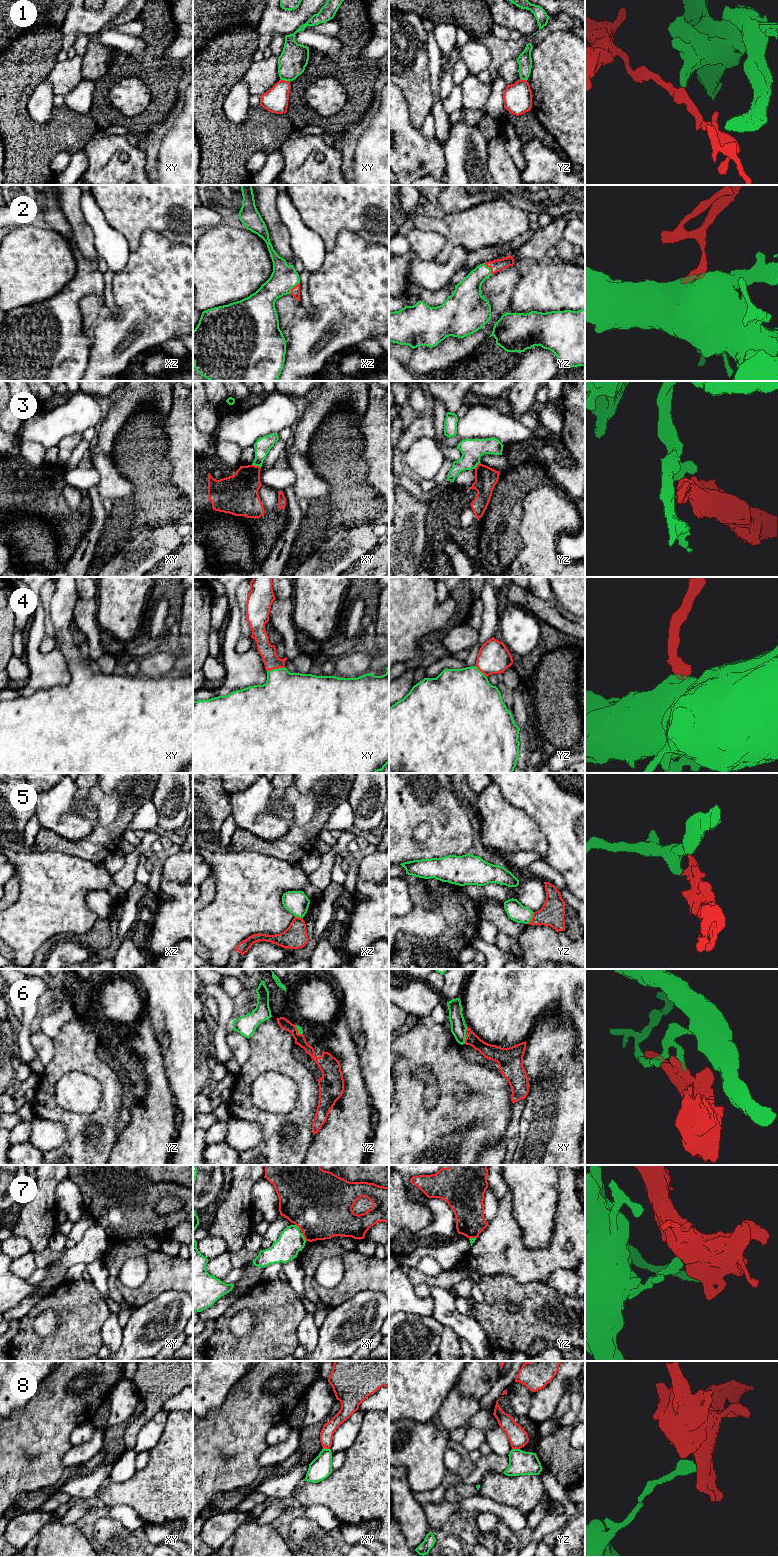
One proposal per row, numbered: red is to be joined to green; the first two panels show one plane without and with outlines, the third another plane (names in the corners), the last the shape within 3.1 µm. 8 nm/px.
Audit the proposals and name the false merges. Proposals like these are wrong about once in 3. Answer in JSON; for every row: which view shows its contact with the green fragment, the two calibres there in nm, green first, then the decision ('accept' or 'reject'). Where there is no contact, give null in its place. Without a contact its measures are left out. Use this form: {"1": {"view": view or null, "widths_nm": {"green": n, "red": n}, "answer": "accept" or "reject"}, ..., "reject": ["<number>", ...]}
{"1": {"view": "xy", "widths_nm": {"green": 220, "red": 200}, "answer": "reject"}, "2": {"view": "yz", "widths_nm": {"green": 200, "red": 100}, "answer": "accept"}, "3": {"view": "xy", "widths_nm": {"green": 140, "red": 280}, "answer": "reject"}, "4": {"view": "xy", "widths_nm": {"green": 420, "red": 130}, "answer": "accept"}, "5": {"view": "yz", "widths_nm": {"green": 150, "red": 190}, "answer": "reject"}, "6": {"view": "xy", "widths_nm": {"green": 130, "red": 120}, "answer": "reject"}, "7": {"view": "xy", "widths_nm": {"green": 200, "red": 440}, "answer": "reject"}, "8": {"view": "yz", "widths_nm": {"green": 190, "red": 160}, "answer": "reject"}, "reject": ["1", "3", "5", "6", "7", "8"]}

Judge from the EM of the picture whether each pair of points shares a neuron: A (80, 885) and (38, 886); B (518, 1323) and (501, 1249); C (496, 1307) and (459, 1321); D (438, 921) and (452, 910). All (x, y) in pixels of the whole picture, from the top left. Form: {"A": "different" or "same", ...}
{"A": "same", "B": "different", "C": "different", "D": "different"}

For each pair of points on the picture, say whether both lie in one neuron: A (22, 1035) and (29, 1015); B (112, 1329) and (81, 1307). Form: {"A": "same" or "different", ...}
{"A": "same", "B": "different"}

